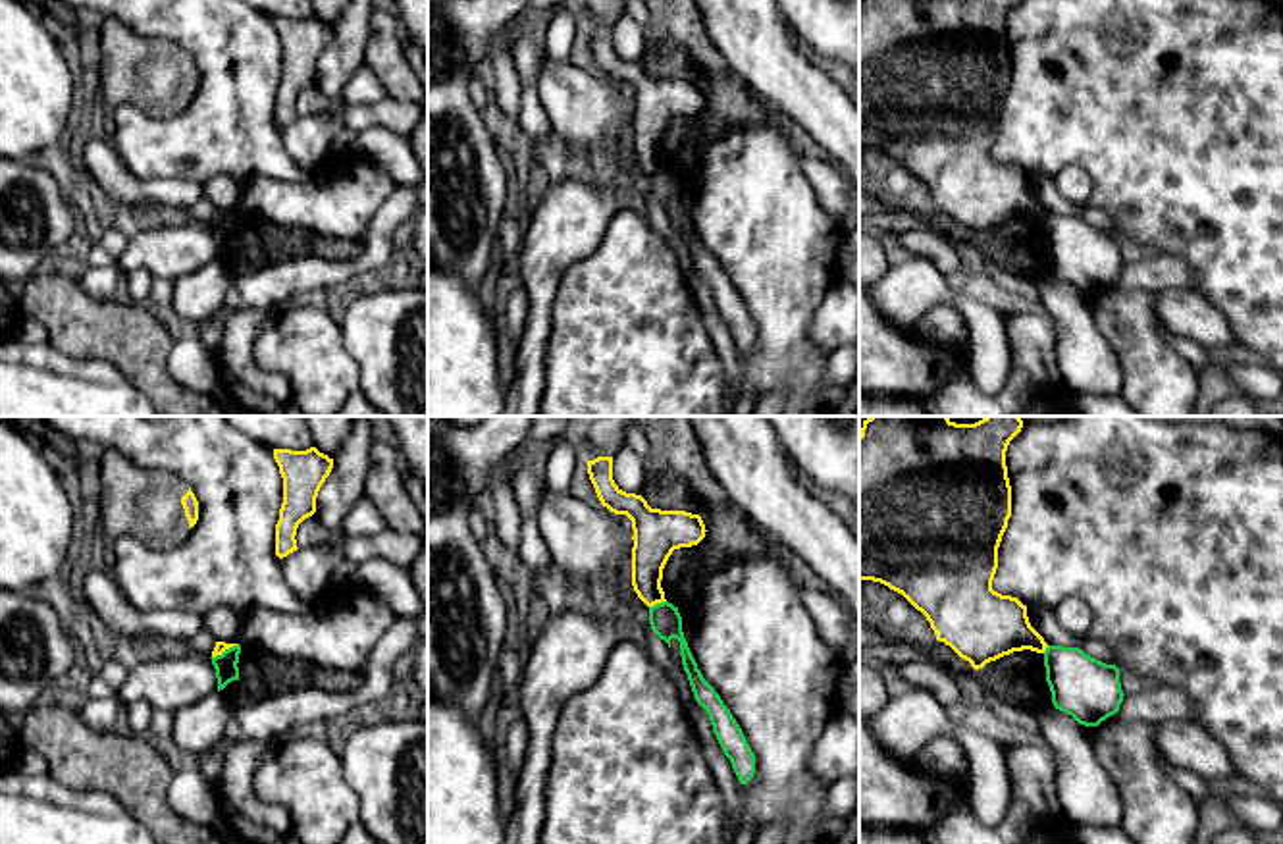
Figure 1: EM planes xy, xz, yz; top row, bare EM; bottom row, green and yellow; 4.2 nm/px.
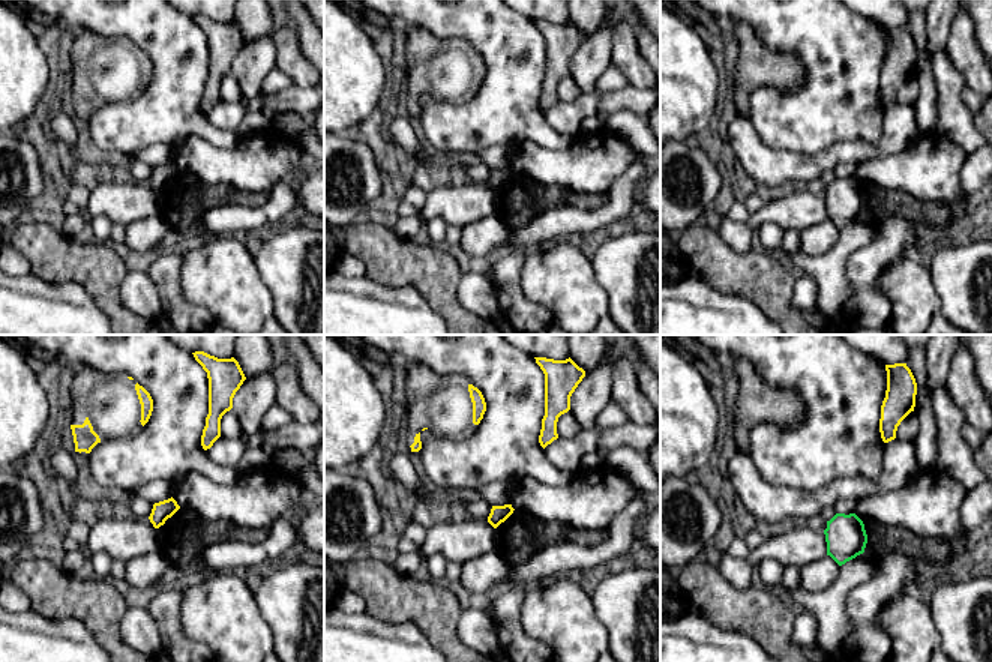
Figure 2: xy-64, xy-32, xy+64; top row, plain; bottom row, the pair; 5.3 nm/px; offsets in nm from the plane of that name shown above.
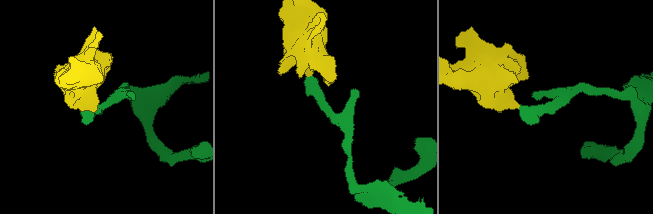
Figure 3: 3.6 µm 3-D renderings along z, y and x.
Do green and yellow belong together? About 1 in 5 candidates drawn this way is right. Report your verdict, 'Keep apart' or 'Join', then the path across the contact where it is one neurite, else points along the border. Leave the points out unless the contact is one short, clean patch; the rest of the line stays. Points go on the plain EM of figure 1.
Keep apart. Boundary: xz (665, 168), (650, 176)

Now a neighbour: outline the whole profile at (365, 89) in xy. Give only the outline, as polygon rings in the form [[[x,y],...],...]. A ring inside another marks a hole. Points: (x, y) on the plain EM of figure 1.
[[[362,64],[347,87],[343,89],[343,100],[347,106],[372,106],[387,96],[380,79]]]

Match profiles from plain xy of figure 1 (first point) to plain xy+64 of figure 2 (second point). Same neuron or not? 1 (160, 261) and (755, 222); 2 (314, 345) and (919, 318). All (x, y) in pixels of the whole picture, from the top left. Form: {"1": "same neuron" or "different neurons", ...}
{"1": "same neuron", "2": "same neuron"}

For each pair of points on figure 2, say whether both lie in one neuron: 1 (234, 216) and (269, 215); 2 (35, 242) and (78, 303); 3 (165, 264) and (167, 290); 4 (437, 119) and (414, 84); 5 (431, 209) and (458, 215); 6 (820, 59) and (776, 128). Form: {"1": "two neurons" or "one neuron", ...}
{"1": "one neuron", "2": "two neurons", "3": "one neuron", "4": "two neurons", "5": "one neuron", "6": "one neuron"}

